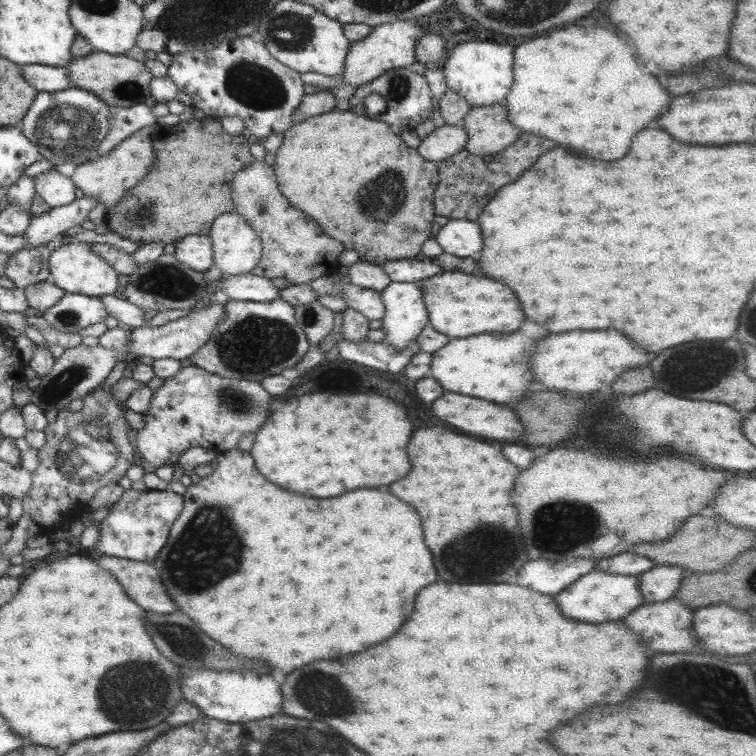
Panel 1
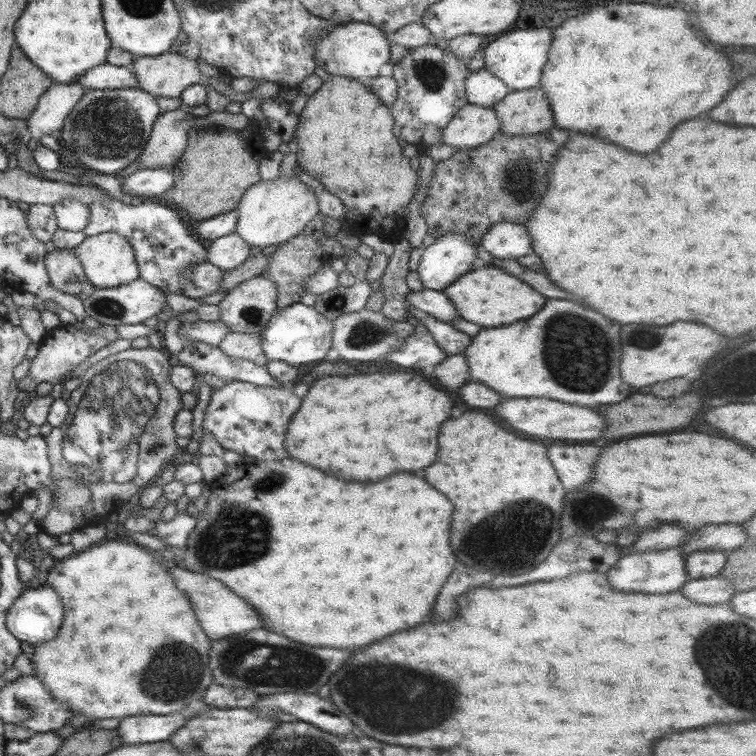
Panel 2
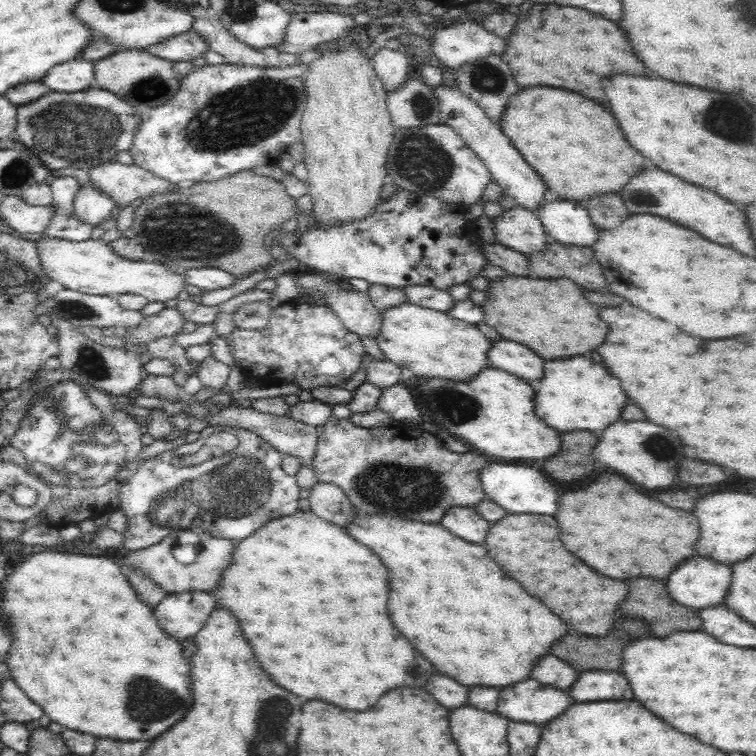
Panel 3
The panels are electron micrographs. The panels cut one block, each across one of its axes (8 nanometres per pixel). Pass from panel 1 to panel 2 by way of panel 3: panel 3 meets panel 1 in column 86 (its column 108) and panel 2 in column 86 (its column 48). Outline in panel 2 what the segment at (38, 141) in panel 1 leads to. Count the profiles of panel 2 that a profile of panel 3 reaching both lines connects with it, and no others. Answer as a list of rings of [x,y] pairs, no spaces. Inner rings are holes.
[[[137,87],[85,91],[63,119],[63,126],[56,133],[58,143],[61,144],[62,149],[67,148],[81,162],[82,168],[93,171],[95,174],[113,175],[135,161],[147,144],[153,121],[161,113],[154,98],[155,96],[151,96]]]

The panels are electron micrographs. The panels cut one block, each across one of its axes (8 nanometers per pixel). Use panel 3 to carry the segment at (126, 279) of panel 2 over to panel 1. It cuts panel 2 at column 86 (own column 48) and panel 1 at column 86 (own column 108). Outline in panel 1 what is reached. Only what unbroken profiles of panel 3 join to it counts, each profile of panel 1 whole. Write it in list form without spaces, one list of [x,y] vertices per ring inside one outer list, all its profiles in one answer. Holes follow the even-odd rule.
[[[85,242],[59,244],[48,256],[48,269],[51,283],[65,293],[98,297],[118,294],[120,290],[115,270],[100,256],[93,254]]]

